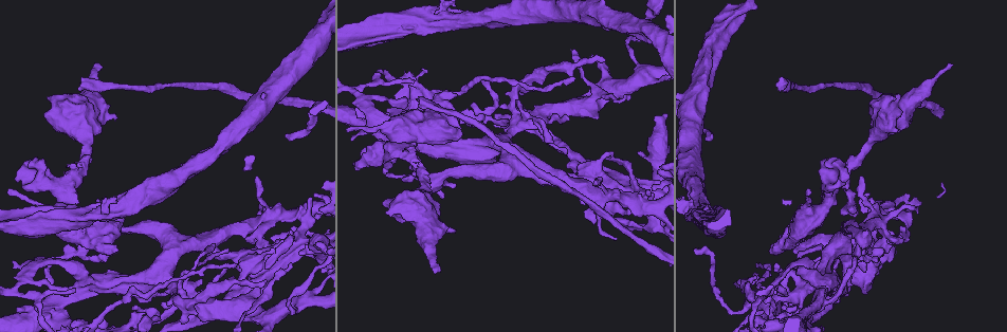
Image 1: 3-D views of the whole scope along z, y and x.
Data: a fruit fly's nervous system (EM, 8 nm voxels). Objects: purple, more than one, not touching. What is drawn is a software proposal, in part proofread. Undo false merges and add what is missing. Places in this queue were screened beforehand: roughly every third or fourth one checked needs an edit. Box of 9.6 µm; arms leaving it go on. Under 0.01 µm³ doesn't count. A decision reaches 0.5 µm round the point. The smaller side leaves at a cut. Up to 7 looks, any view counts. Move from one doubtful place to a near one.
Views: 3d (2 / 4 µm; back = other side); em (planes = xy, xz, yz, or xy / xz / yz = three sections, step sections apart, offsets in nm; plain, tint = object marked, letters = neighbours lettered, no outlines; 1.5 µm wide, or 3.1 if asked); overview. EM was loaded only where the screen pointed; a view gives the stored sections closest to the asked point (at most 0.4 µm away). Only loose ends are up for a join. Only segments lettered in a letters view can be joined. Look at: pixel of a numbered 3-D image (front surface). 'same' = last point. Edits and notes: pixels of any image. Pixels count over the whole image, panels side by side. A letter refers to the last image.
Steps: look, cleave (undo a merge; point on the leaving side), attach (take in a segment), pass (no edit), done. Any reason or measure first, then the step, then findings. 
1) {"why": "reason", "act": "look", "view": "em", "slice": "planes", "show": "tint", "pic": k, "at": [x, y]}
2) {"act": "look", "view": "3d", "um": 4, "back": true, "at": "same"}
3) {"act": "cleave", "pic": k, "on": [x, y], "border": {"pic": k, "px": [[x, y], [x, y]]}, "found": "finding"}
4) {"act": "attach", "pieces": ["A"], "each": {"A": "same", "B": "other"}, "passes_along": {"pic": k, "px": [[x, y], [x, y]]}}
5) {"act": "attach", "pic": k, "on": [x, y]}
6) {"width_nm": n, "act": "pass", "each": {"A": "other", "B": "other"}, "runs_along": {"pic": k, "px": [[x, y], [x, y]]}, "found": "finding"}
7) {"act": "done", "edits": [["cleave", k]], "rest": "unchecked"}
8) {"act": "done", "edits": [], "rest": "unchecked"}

{"why": "an open end", "act": "look", "view": "em", "slice": "planes", "show": "letters", "pic": 1, "at": [521, 107]}

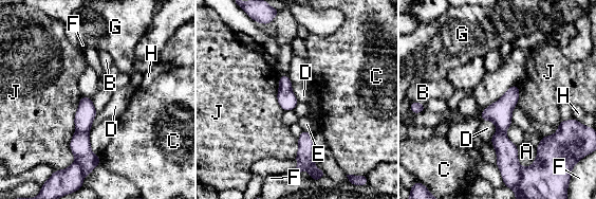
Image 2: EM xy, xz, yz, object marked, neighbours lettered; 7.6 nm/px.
{"longest_contact_nm": ["J", 500], "act": "cleave", "pic": 2, "on": [79, 145], "each": {"A": "other", "B": "other", "C": "other", "D": "other", "E": "other", "F": "other", "G": "other", "H": "other", "J": "other"}, "border": {"pic": 2, "px": [[76, 130], [88, 132]]}, "found": "a second neuron is stuck on"}

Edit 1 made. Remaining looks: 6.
{"act": "look", "view": "overview"}

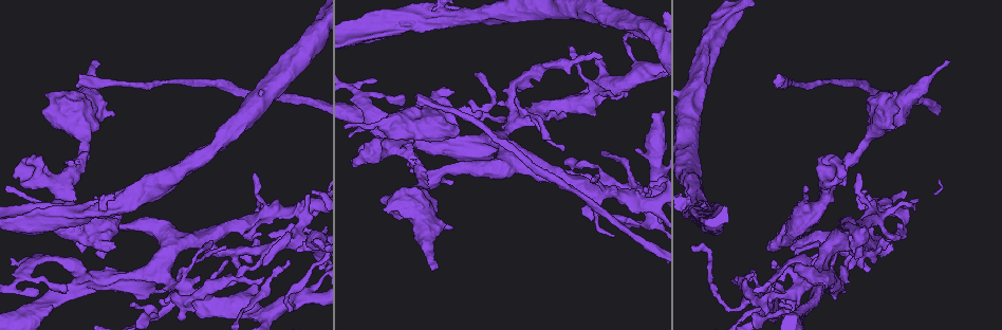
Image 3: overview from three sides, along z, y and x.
{"why": "branch stops here", "act": "look", "view": "em", "slice": "yz", "step": 4, "show": "tint", "pic": 3, "at": [772, 262]}

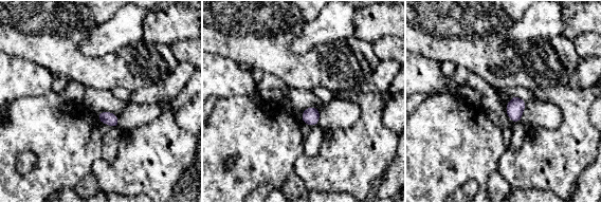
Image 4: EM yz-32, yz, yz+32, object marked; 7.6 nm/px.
{"act": "look", "view": "em", "slice": "planes", "show": "letters", "at": "same"}

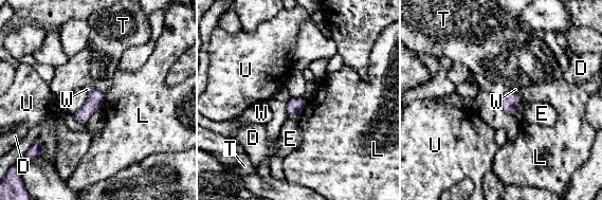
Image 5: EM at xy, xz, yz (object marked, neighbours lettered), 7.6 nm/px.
{"width_nm": 120, "act": "pass", "each": {"D": "other", "E": "other", "L": "other", "T": "other", "U": "other", "W": "other"}, "border": {"pic": 5, "px": [[93, 87], [103, 93]]}, "found": "none of them fits"}

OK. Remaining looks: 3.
{"act": "look", "view": "3d", "um": 4, "pic": 3, "at": [56, 260]}

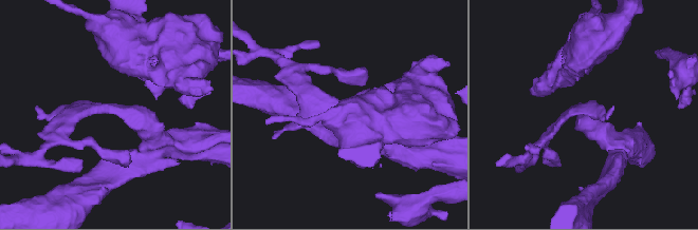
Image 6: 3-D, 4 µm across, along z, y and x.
{"why": "now the EM", "act": "look", "view": "em", "slice": "planes", "show": "tint", "pic": 6, "at": [110, 107]}

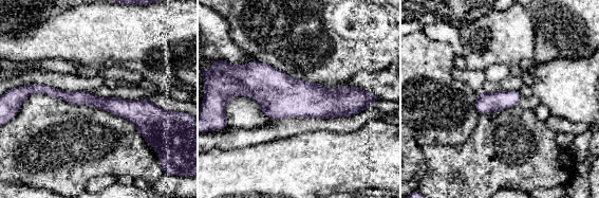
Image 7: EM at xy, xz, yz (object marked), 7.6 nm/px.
{"act": "look", "view": "em", "slice": "planes", "show": "letters", "at": "same"}

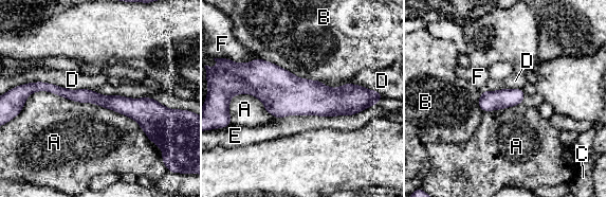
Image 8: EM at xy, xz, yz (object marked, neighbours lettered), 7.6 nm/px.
{"arms": 3, "act": "pass", "each": {"A": "other", "B": "other", "C": "other", "D": "other", "E": "other", "F": "other"}, "found": "all the same neuron"}

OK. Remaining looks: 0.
{"act": "done", "edits": [["cleave", 2]], "rest": "unchecked"}

